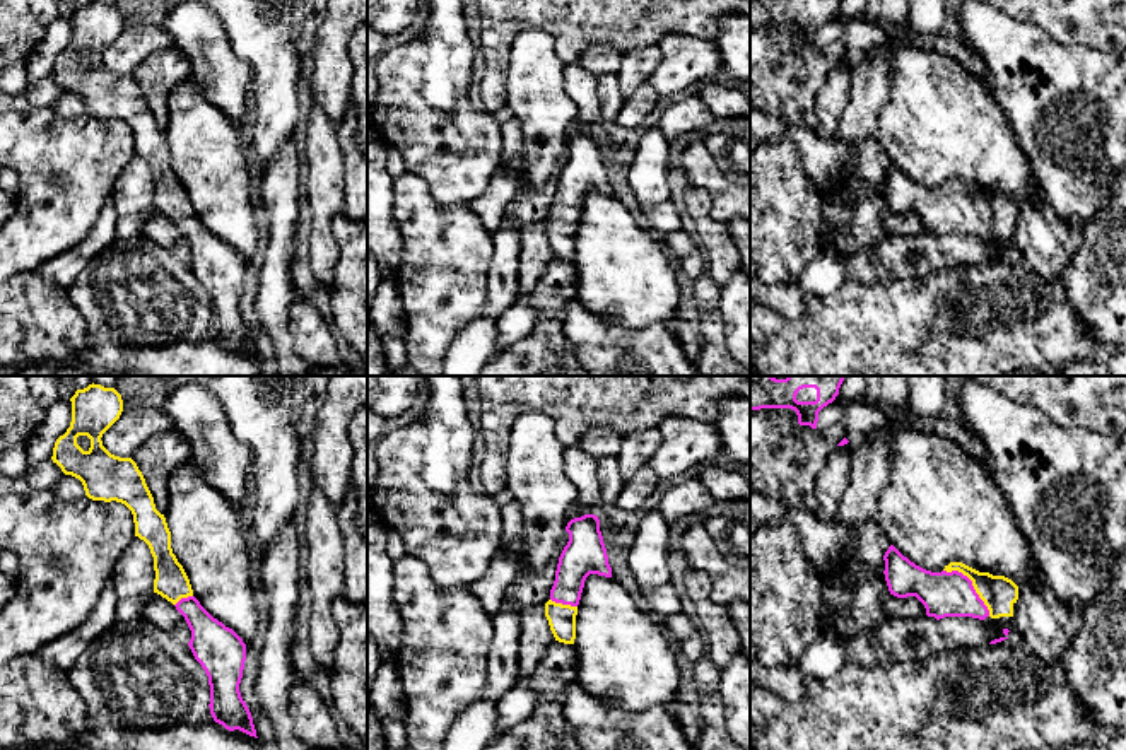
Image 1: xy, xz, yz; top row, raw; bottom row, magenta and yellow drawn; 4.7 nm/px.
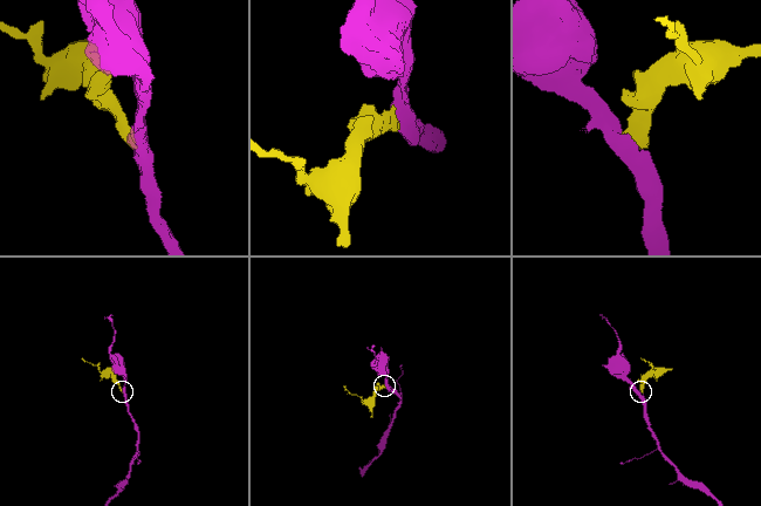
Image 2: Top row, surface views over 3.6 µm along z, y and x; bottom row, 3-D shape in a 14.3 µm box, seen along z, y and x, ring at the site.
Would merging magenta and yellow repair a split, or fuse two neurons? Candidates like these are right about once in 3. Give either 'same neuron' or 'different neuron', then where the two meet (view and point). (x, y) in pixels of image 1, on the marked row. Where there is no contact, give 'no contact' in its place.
same neuron; contact yz (971, 585)

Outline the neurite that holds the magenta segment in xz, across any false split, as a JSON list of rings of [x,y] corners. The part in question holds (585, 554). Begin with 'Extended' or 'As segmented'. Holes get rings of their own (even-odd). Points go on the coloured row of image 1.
Extended. [[[598,516],[574,518],[567,523],[566,531],[569,542],[559,557],[550,600],[545,603],[545,617],[555,641],[574,644],[576,615],[584,581],[589,574],[612,577],[612,567]]]

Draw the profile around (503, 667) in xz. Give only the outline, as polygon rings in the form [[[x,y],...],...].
[[[502,598],[501,610],[492,617],[494,636],[489,646],[485,692],[480,699],[499,702],[518,683],[519,620],[525,606]]]

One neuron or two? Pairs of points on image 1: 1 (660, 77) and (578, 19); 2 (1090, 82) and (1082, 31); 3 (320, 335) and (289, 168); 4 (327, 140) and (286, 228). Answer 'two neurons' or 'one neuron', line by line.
1: two neurons
2: two neurons
3: two neurons
4: two neurons

